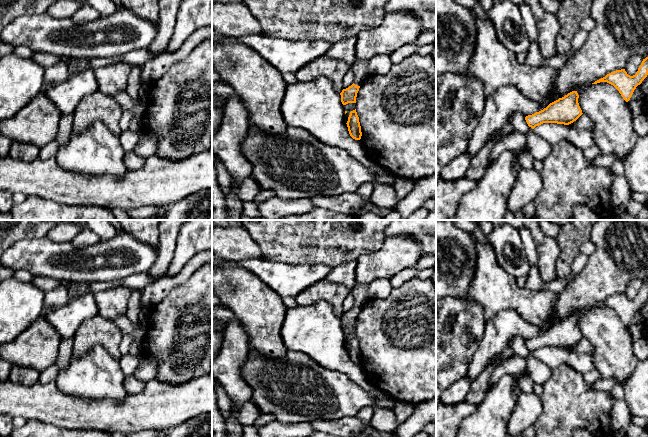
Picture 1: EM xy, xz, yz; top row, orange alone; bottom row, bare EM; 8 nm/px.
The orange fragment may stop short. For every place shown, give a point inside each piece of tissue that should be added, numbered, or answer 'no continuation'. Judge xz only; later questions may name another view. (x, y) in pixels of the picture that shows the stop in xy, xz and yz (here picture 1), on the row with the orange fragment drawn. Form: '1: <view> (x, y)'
1: xz (360, 66)

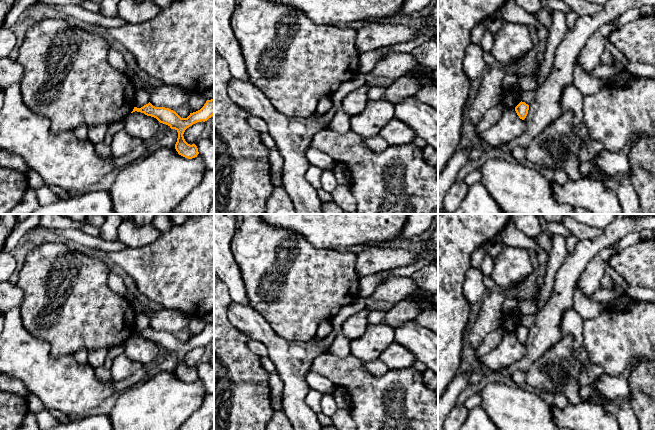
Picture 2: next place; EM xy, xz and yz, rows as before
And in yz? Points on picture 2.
no continuation

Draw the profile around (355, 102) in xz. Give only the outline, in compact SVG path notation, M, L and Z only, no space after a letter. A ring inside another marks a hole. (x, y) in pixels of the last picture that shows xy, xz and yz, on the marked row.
M365 84L346 95L342 100L342 108L349 116L355 116L361 113L368 101L368 91L370 87Z

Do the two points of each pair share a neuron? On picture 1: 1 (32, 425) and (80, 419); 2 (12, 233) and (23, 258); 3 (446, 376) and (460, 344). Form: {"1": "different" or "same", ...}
{"1": "different", "2": "different", "3": "same"}

